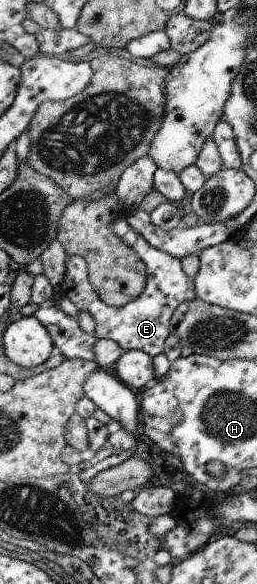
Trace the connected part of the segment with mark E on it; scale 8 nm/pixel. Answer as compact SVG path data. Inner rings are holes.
M119 217L112 222L111 231L129 249L133 249L138 258L145 264L147 279L143 293L132 302L121 307L111 307L104 304L88 280L88 266L78 255L69 255L65 262L65 278L60 288L60 295L69 298L80 312L88 312L95 321L97 339L110 339L119 344L123 351L141 350L151 358L164 353L164 345L170 336L168 326L175 310L185 302L197 299L194 279L189 278L182 270L179 258L166 254L151 247L131 226L125 217Z

